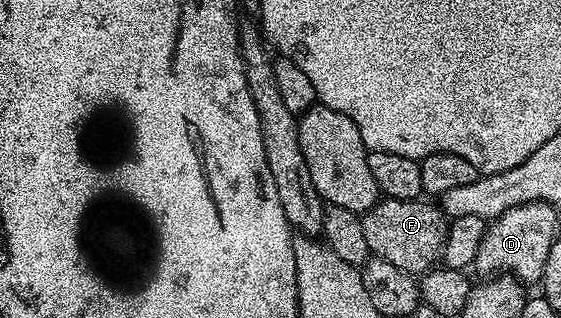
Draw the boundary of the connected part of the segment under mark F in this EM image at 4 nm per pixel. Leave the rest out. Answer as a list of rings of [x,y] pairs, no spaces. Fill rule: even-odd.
[[[385,197],[360,214],[363,235],[372,256],[387,259],[403,271],[424,275],[442,260],[445,252],[447,218],[436,204],[428,205],[425,199],[400,201]]]

